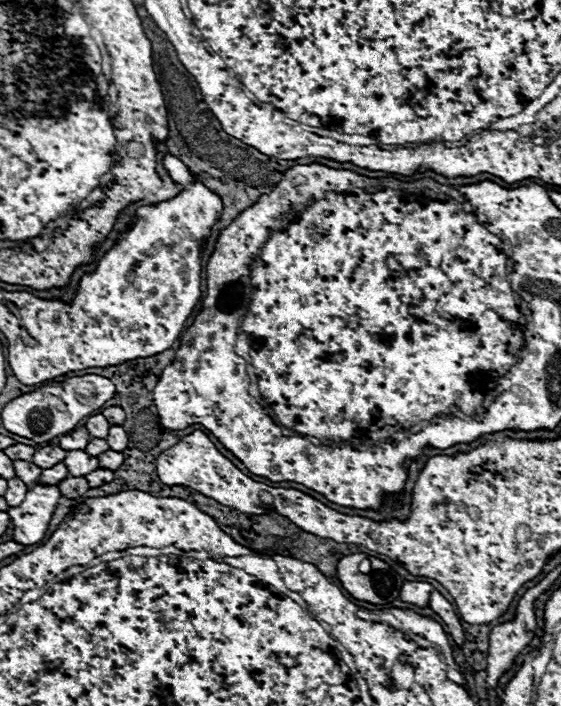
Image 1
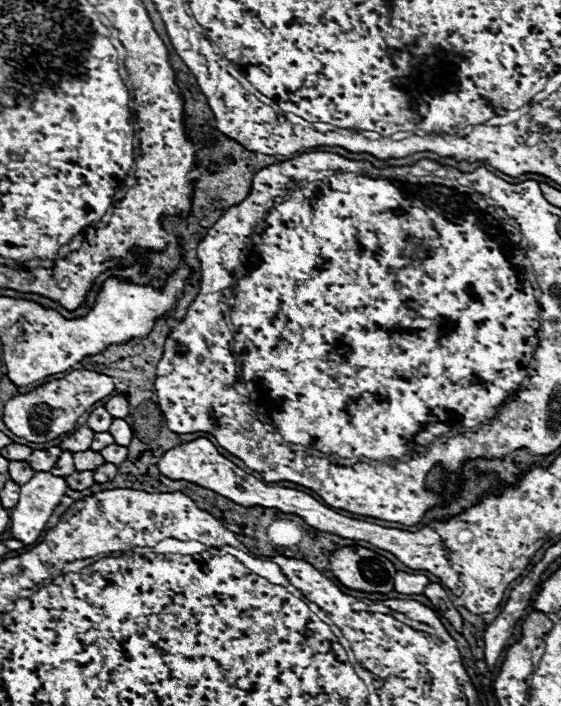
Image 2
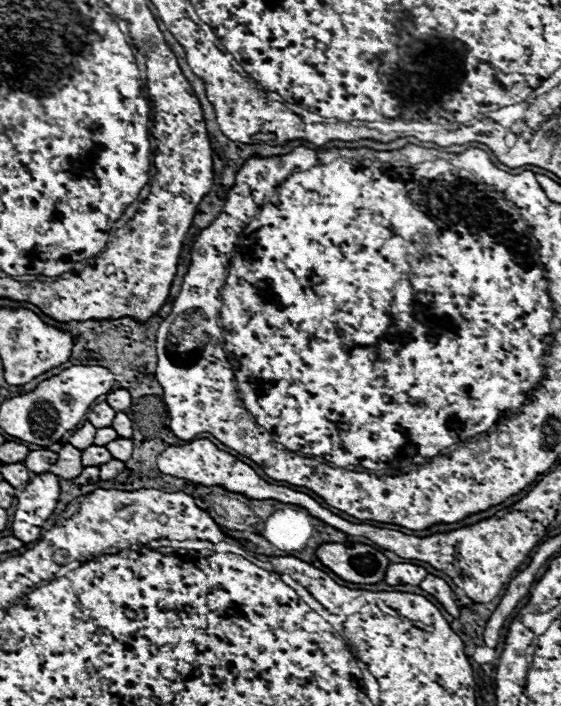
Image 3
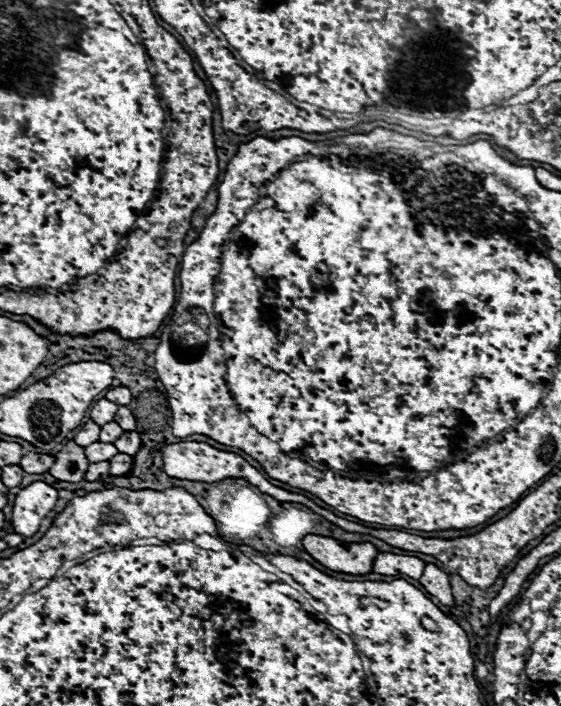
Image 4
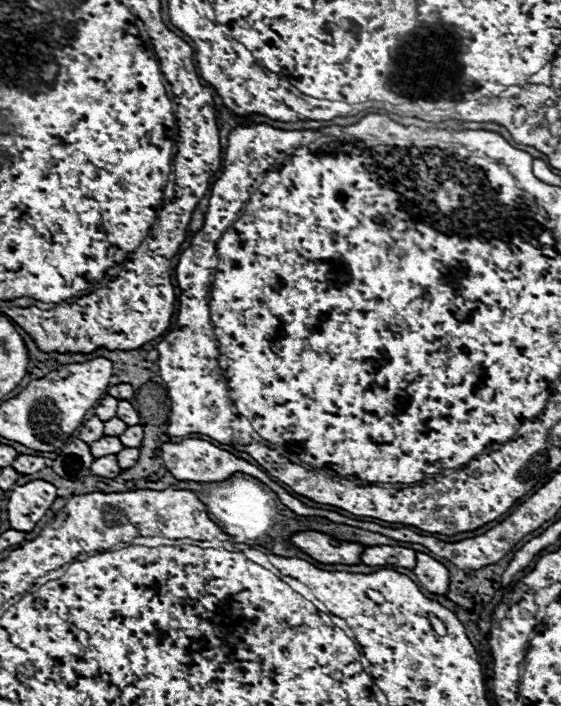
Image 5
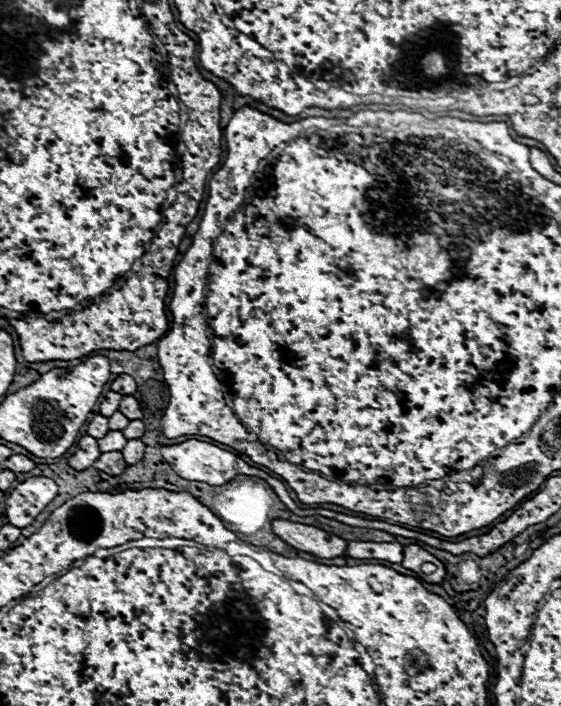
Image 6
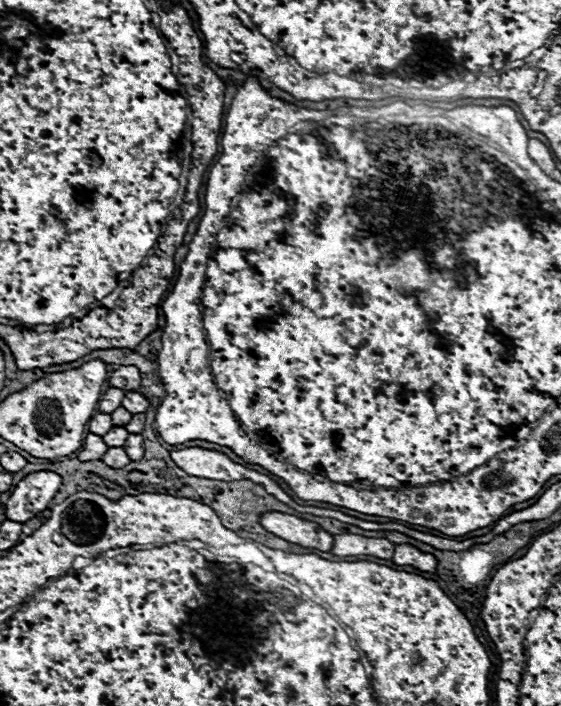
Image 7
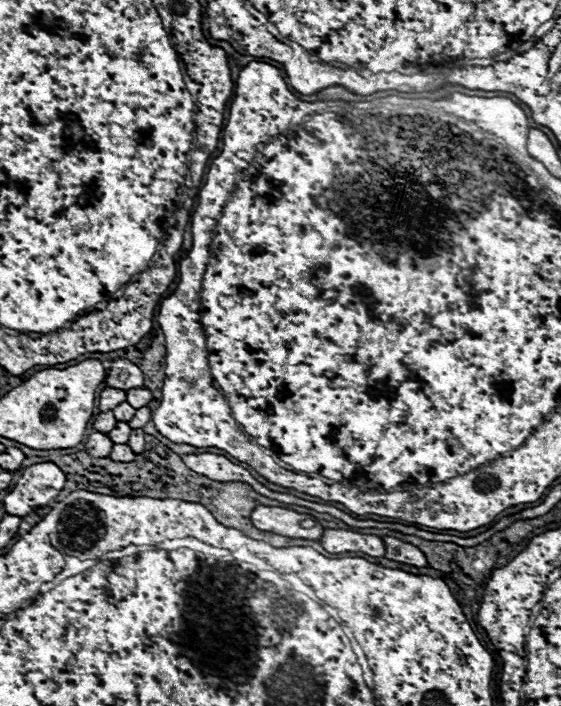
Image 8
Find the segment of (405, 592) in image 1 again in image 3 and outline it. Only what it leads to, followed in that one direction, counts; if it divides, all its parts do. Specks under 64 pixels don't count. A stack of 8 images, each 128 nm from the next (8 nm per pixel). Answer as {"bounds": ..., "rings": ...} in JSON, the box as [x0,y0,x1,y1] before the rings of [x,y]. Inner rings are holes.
{"bounds":[384,562,428,586],"rings":[[[392,562],[386,570],[386,578],[384,582],[386,584],[414,584],[418,586],[424,578],[428,576],[428,572],[422,568],[422,566],[416,566],[416,564],[398,564],[398,562]]]}

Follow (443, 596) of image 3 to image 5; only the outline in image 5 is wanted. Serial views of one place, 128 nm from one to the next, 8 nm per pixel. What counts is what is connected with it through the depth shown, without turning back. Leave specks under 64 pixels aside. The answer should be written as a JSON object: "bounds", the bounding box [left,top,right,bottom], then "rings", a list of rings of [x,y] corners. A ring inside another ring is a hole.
{"bounds":[414,552,448,594],"rings":[[[416,552],[416,566],[414,566],[414,574],[418,576],[420,584],[434,594],[446,594],[448,592],[448,570],[444,564],[440,564],[438,560],[434,560],[432,556],[424,554],[424,552]]]}

